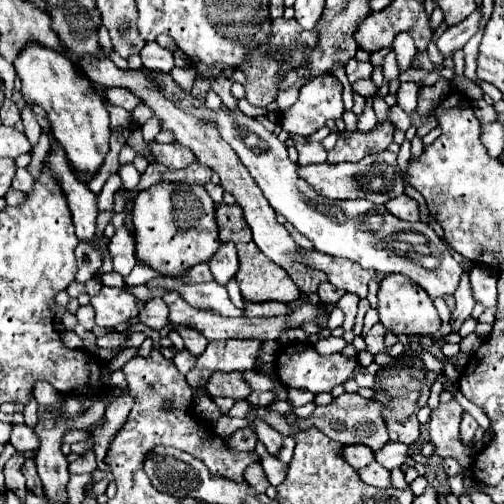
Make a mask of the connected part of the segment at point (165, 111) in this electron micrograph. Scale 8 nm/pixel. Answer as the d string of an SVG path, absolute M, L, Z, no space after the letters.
M83 56L83 70L85 74L91 78L91 82L99 84L99 86L121 86L131 90L133 94L137 94L139 98L143 98L143 104L147 104L155 116L163 122L163 130L169 130L175 134L175 140L187 148L191 148L197 154L197 160L205 166L209 166L213 172L219 174L221 178L221 186L225 192L231 192L237 200L237 204L243 208L245 212L245 220L249 224L249 228L253 230L253 240L257 244L257 248L275 264L279 264L289 276L291 280L299 286L301 294L311 294L317 292L317 286L321 282L327 280L327 276L319 270L313 270L301 262L295 262L291 258L291 254L295 254L295 250L299 250L299 246L293 242L293 238L289 236L287 228L283 224L277 222L277 214L275 210L271 210L271 204L267 202L267 198L263 198L263 192L259 190L257 182L251 178L249 170L243 166L243 162L239 162L239 156L235 154L235 150L231 150L231 146L227 142L221 140L219 132L215 130L213 124L205 124L199 122L197 118L193 118L191 114L185 114L183 110L179 110L171 100L167 100L163 96L163 92L151 82L151 78L147 74L143 74L141 70L121 70L117 68L109 58L93 58L93 56Z

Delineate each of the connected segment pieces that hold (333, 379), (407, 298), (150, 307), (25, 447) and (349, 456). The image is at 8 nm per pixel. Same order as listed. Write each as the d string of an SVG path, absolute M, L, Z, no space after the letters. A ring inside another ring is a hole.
M303 342L303 344L289 344L289 352L281 354L281 360L277 360L277 376L281 384L285 384L287 388L303 388L313 394L321 394L331 392L335 386L347 382L353 376L355 366L357 366L355 356L343 356L341 352L321 356L309 342Z
M389 274L379 282L377 312L379 312L381 324L393 334L429 336L435 330L439 330L439 326L441 326L439 314L433 306L433 300L429 298L429 294L425 290L419 290L419 286L415 286L415 282L411 282L411 278L403 276L403 274Z
M153 298L153 300L145 302L145 310L139 314L139 318L143 324L147 324L155 330L161 330L169 322L167 314L169 314L167 304L161 298Z
M15 424L11 430L11 444L17 448L17 452L31 452L39 448L39 438L29 426Z
M359 444L343 446L343 450L339 450L339 454L343 454L343 460L347 460L353 468L363 468L369 462L373 462L373 450L367 446L359 446Z

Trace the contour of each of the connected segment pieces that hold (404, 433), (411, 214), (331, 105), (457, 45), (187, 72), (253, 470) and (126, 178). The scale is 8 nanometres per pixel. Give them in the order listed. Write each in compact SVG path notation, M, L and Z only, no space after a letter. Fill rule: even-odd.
M385 412L385 422L387 422L387 430L389 430L389 438L403 442L407 446L415 444L419 438L419 420L417 418L409 418L405 424L399 424L395 420L391 420L393 416L389 412Z
M401 194L399 198L393 198L389 200L387 204L387 210L391 210L393 216L401 218L401 220L407 220L407 222L417 222L419 220L419 206L413 198Z
M335 76L314 78L301 88L299 100L283 112L279 120L281 128L291 134L311 136L323 128L327 120L335 122L345 112L341 92L343 84Z
M475 10L465 22L447 28L447 30L439 36L439 40L435 42L437 48L439 48L439 52L443 54L443 58L449 58L449 56L453 56L457 50L461 50L461 48L467 44L467 40L477 32L479 22L481 22L481 10Z
M173 68L171 70L171 76L173 76L173 80L183 88L183 90L189 90L191 86L193 86L193 82L195 82L195 78L197 78L197 72L195 72L195 68Z
M257 462L249 464L249 466L245 468L243 476L245 476L245 480L247 480L251 486L255 486L259 492L265 492L265 490L267 490L267 486L269 486L269 482L267 482L267 478L265 478L265 472L263 472L263 468L261 468L261 464L257 464Z
M132 163L121 166L118 174L120 175L122 184L126 190L135 188L139 183L141 176Z

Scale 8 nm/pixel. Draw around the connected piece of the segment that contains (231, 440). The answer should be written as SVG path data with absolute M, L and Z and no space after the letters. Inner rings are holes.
M241 428L231 436L227 436L225 440L233 450L239 450L239 452L255 452L255 446L257 446L257 434L251 428Z

